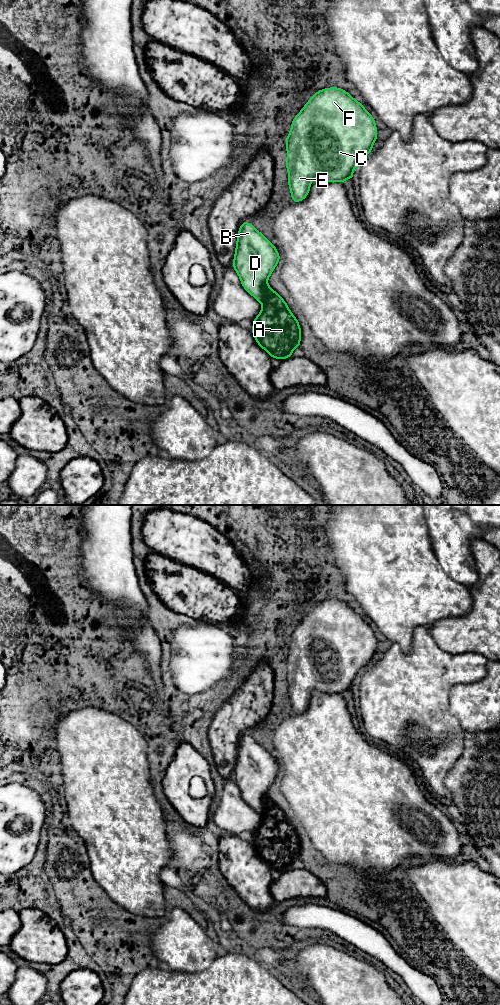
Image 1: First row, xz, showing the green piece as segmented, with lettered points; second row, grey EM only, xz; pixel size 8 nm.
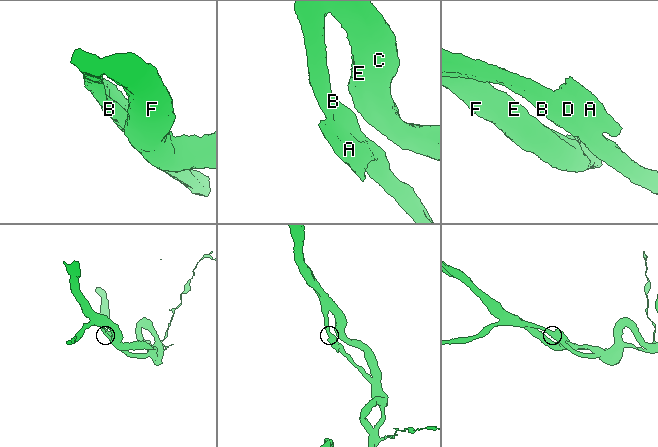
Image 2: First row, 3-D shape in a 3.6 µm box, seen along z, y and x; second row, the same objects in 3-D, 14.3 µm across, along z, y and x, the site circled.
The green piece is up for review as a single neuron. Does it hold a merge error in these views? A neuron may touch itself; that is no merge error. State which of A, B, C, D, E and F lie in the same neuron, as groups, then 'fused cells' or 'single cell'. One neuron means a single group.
A / B C D E F; fused cells

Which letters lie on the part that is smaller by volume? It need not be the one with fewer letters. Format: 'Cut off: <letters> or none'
Cut off: A

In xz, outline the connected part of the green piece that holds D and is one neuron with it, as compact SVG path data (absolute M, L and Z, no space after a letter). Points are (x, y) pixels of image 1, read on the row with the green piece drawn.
M244 221L238 231L233 268L244 289L259 302L265 298L264 287L279 260L275 246L252 224Z

